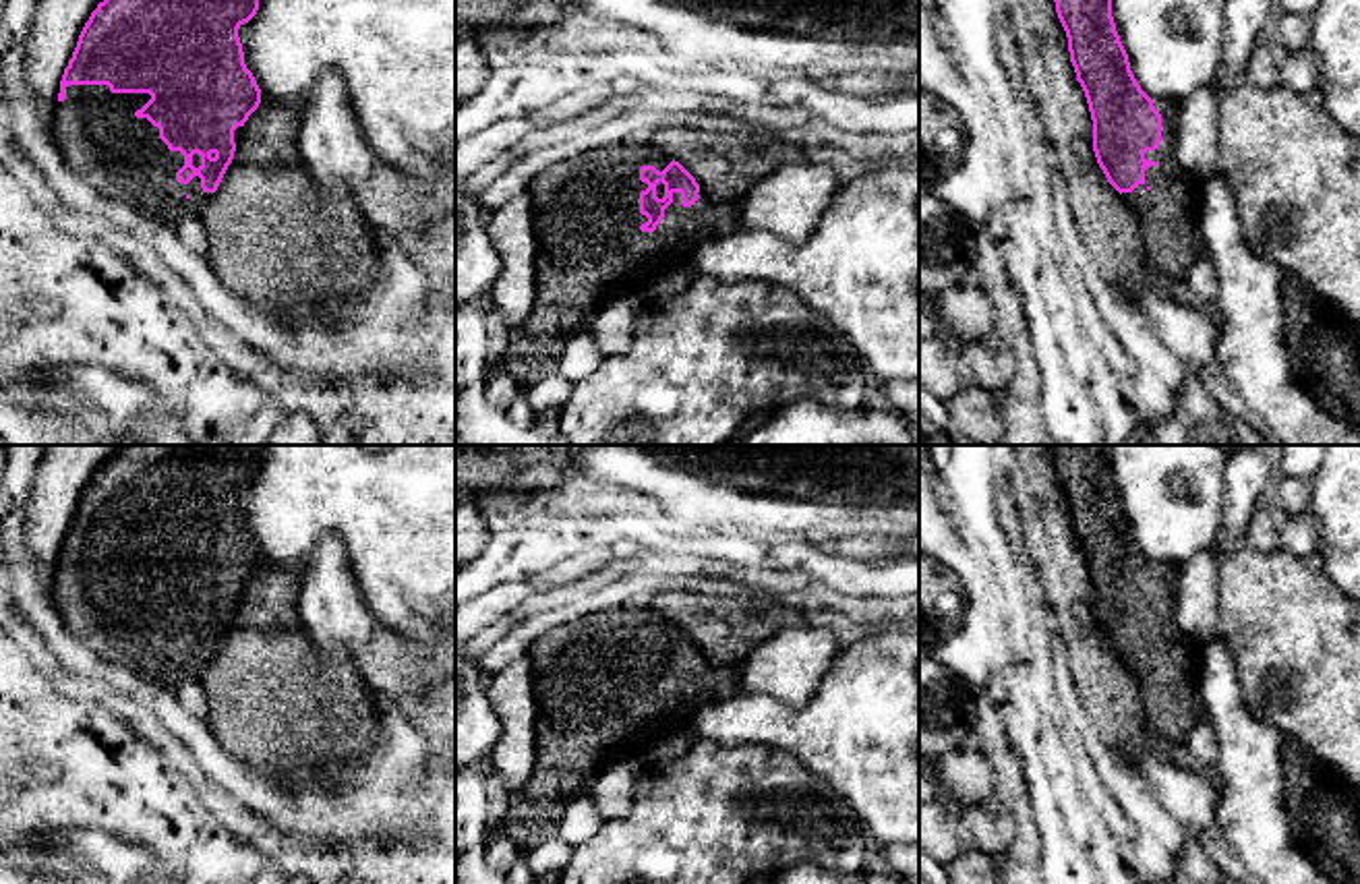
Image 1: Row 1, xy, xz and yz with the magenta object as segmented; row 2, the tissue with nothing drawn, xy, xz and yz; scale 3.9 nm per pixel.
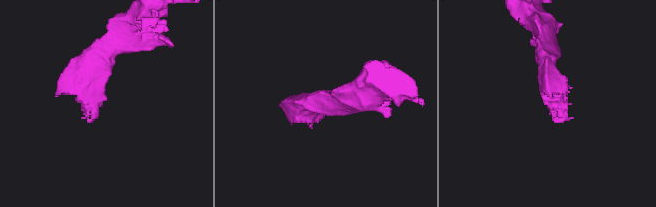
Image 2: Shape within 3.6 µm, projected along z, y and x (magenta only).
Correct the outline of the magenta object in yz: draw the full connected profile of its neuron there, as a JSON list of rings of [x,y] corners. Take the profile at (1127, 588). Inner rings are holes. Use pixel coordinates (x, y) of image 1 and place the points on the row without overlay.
[[[1107,445],[1047,447],[1068,501],[1076,544],[1089,567],[1097,627],[1139,681],[1145,727],[1170,745],[1186,745],[1188,733],[1207,720],[1201,700],[1205,644],[1180,631],[1174,619],[1178,571],[1170,565],[1151,563],[1136,547],[1112,480]]]

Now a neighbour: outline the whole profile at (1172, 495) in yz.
[[[1107,445],[1112,480],[1141,553],[1180,571],[1196,553],[1219,557],[1228,445]]]

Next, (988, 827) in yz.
[[[996,797],[965,807],[960,814],[960,841],[965,849],[1000,857],[1014,836],[1014,818]]]

